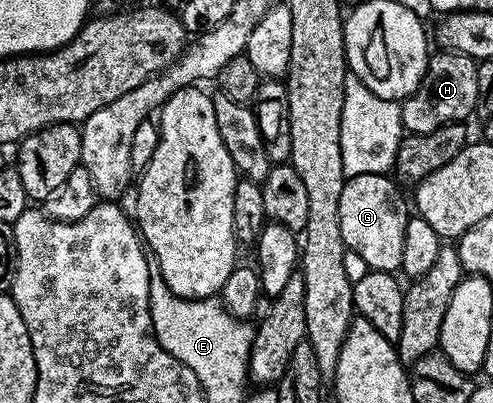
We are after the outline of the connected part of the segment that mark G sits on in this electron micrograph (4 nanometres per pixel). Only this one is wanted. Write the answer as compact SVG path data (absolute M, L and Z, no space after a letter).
M361 173L352 176L341 190L341 238L343 245L377 272L398 273L402 269L402 251L405 250L406 224L409 219L403 205L400 185L390 175Z

